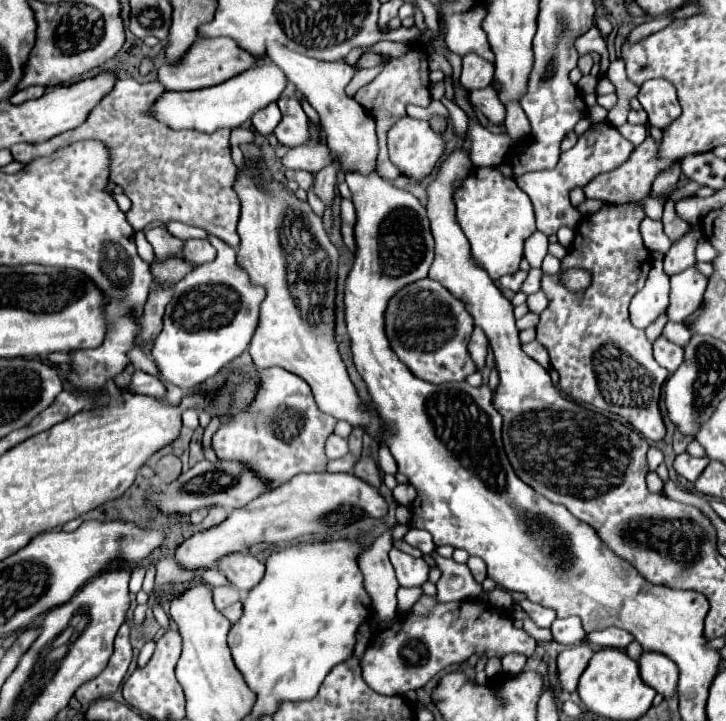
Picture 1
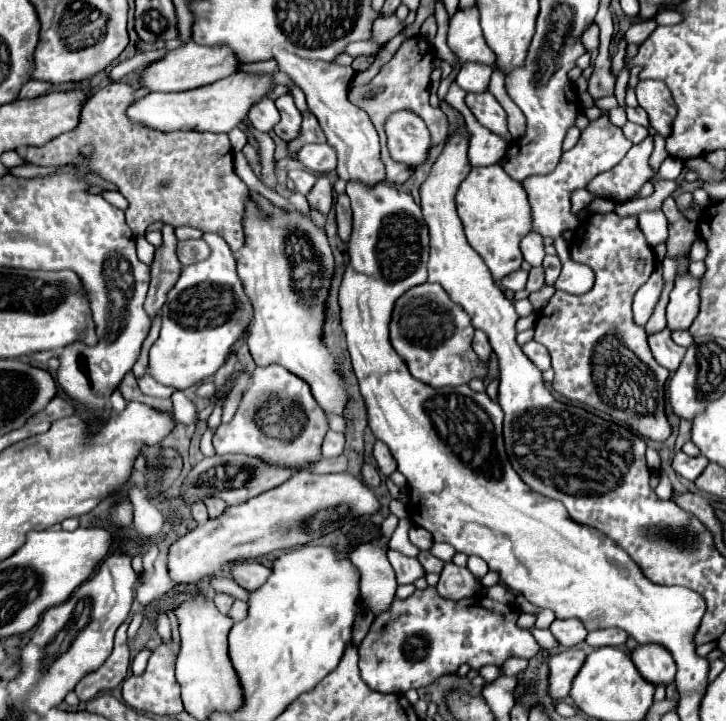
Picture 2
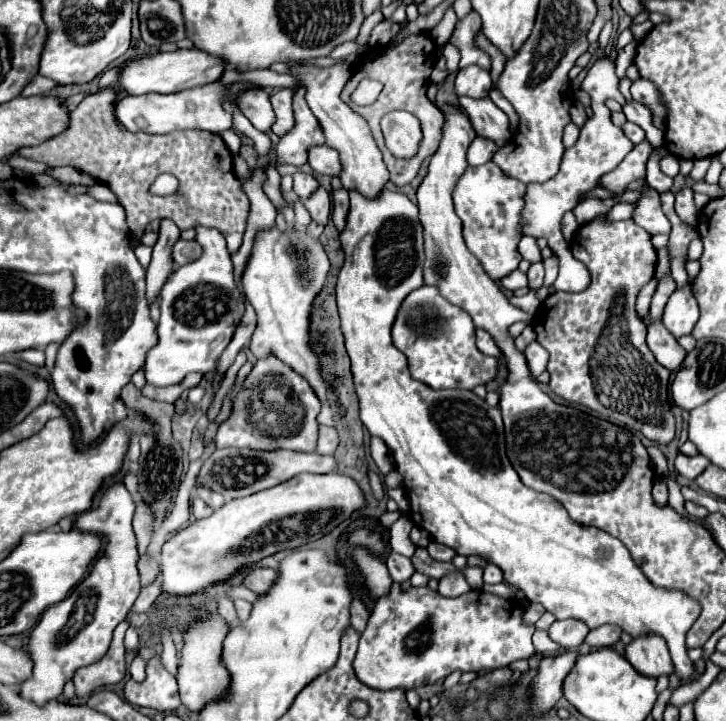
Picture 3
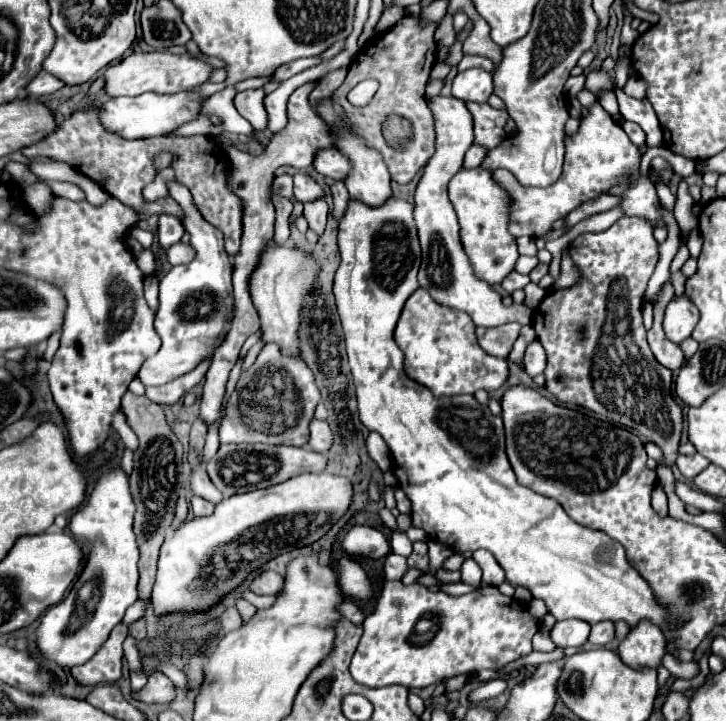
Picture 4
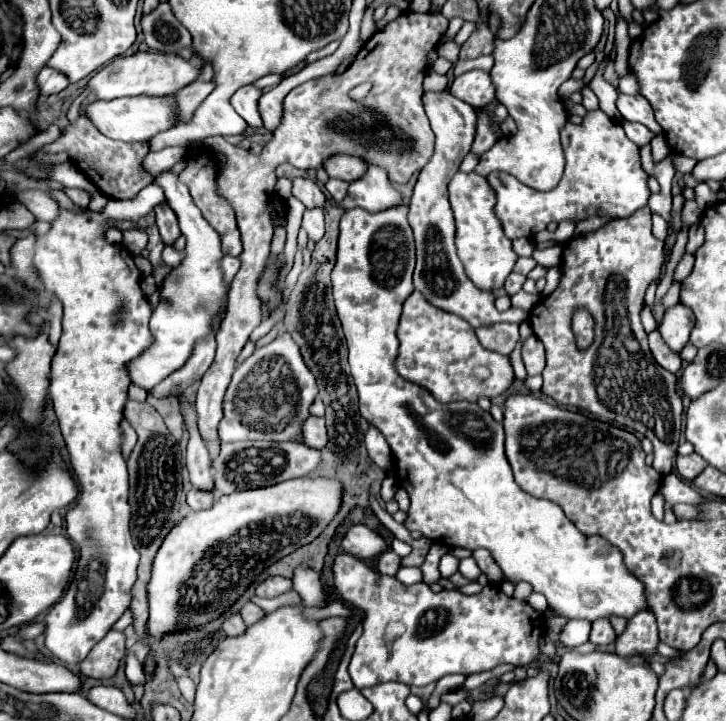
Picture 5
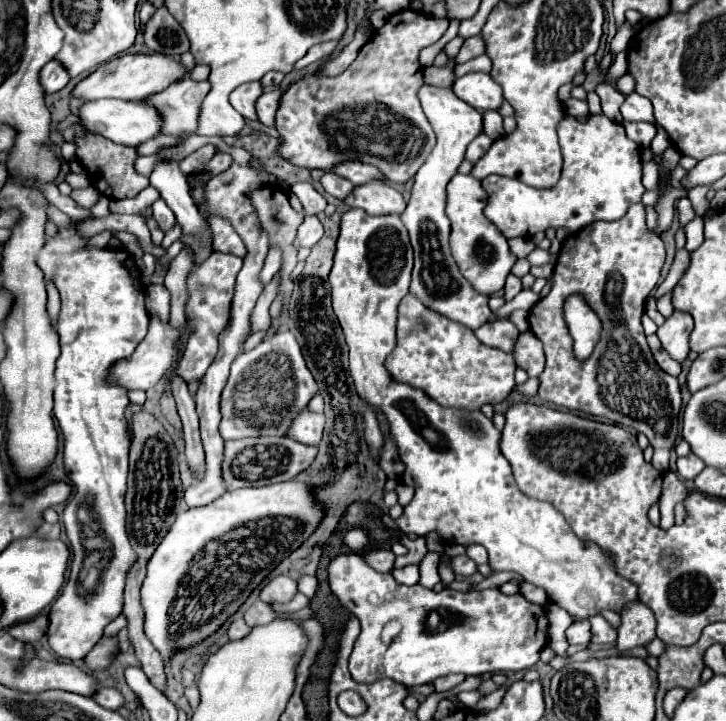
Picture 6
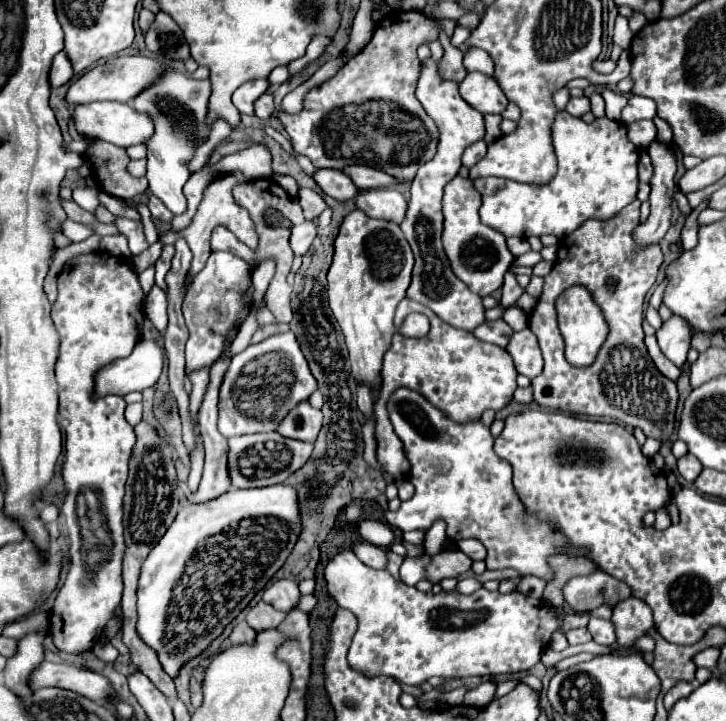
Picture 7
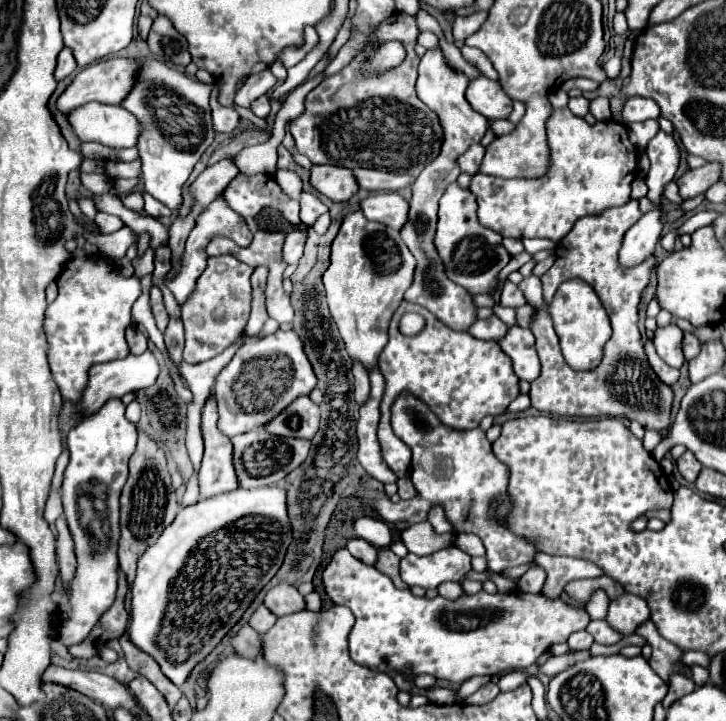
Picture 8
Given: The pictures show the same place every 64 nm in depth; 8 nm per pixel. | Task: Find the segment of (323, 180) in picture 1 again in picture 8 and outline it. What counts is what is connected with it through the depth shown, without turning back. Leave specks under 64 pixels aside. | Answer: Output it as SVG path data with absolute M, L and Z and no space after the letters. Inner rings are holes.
M290 232L284 240L284 248L282 248L282 260L290 266L290 264L298 264L302 252L304 252L304 242L306 236L302 232Z

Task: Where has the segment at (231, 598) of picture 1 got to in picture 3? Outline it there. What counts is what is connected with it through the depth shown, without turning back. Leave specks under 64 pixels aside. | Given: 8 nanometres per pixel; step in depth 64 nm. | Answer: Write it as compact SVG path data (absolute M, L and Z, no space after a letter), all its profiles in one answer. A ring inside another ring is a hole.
M222 598L222 600L220 600L220 604L218 604L218 614L226 620L226 624L228 624L228 626L238 624L238 614L236 614L236 608L234 608L232 600Z

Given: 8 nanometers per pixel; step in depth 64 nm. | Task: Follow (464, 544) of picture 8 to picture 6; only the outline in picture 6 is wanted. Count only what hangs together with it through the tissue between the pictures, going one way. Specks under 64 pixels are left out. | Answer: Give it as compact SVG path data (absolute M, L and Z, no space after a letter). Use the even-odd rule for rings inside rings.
M470 544L470 546L466 546L466 556L472 558L476 564L484 564L484 562L488 562L486 548L480 546L480 544Z

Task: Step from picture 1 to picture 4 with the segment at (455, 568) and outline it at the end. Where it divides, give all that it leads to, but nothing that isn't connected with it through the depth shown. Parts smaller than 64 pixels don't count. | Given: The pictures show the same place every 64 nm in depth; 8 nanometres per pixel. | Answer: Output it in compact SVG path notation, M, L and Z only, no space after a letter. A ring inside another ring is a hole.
M458 582L458 584L444 584L442 590L446 594L452 594L452 596L460 596L460 594L468 594L468 592L474 592L476 588L474 586L468 586L464 582Z

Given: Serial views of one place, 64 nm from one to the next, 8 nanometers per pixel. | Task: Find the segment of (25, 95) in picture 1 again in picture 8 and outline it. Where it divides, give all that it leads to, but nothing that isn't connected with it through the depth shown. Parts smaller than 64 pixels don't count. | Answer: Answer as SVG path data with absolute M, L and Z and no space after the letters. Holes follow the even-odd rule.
M64 48L60 54L58 54L58 66L56 66L56 80L64 80L68 74L72 74L76 70L76 62L74 62L74 56L72 56L72 50L70 48Z

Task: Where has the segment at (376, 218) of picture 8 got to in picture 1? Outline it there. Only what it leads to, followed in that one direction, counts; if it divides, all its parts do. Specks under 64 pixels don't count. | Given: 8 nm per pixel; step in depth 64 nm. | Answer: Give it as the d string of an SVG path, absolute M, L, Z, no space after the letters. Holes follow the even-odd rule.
M270 42L266 54L276 66L282 68L288 82L294 82L296 88L306 96L310 106L318 112L322 130L326 134L326 144L340 158L342 172L344 174L378 172L378 164L376 164L378 138L376 138L376 130L374 130L374 118L372 118L372 114L368 114L368 110L364 110L360 104L356 104L344 92L346 84L352 80L356 70L344 62L322 62L322 60L302 56L298 52L284 48L278 42Z

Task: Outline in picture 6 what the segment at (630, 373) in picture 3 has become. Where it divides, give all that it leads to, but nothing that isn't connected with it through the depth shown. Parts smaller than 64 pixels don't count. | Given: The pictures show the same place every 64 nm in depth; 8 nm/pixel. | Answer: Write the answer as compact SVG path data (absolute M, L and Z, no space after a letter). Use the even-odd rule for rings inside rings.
M638 202L630 206L626 216L614 222L592 222L580 234L571 235L564 241L558 254L558 262L550 276L552 288L528 312L528 324L530 324L530 330L542 340L544 354L546 354L546 368L538 376L540 400L552 402L568 410L580 410L592 416L604 416L624 428L634 428L636 432L646 434L646 438L650 440L654 448L652 466L664 474L668 470L670 450L674 448L676 438L678 438L678 412L680 412L682 400L680 400L678 380L656 366L652 352L646 344L642 322L640 322L644 314L644 302L648 294L656 288L662 266L664 266L664 244L658 236L648 232L644 224L644 204ZM576 292L586 298L586 302L594 308L594 312L600 316L602 326L604 326L602 338L598 346L594 348L594 354L586 362L578 362L574 358L572 340L570 340L570 334L566 330L564 316L562 316L564 300Z

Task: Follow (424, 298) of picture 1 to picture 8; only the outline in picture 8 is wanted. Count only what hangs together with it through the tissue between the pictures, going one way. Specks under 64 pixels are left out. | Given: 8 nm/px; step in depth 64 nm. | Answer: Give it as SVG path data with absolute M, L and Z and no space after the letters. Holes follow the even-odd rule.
M402 302L398 306L388 328L388 346L382 350L378 364L386 378L386 392L380 404L382 418L378 426L378 440L386 464L398 478L408 476L410 470L410 448L392 436L390 428L390 408L398 394L408 392L418 400L424 400L428 408L438 416L438 420L452 430L472 430L480 424L482 418L496 418L498 414L506 412L508 404L520 394L518 376L510 368L512 362L496 342L478 340L468 332L456 332L418 304ZM404 312L418 312L424 316L426 326L422 332L416 336L404 336L398 330Z

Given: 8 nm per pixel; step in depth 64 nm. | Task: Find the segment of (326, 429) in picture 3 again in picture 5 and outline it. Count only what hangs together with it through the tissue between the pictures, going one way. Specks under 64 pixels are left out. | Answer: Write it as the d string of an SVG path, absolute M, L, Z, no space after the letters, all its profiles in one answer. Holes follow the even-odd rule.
M308 416L306 422L302 422L302 442L310 448L322 448L326 442L328 442L328 436L326 436L326 424L324 424L324 418L318 418L318 416Z

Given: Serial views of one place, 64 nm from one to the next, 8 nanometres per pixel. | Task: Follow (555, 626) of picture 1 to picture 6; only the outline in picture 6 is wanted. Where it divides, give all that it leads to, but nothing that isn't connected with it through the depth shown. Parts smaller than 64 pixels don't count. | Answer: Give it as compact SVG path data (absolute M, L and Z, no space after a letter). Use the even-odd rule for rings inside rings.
M576 620L572 626L566 630L568 644L588 644L592 634L590 634L590 622L588 620Z

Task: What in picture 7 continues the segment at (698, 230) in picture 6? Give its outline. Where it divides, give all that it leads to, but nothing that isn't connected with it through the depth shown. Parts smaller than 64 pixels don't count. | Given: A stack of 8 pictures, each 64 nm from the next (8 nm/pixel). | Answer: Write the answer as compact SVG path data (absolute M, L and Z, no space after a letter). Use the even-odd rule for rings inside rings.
M710 197L705 199L696 209L693 209L690 216L686 218L680 235L681 246L684 250L691 250L698 242L699 225L697 217L701 210L709 206Z

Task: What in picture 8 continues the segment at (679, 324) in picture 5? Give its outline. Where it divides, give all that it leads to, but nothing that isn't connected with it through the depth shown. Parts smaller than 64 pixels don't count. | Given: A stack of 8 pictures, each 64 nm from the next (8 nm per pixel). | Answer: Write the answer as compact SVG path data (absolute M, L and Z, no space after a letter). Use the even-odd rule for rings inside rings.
M668 324L666 328L656 328L654 332L654 348L658 356L672 368L680 368L684 362L682 354L682 330L674 324Z

